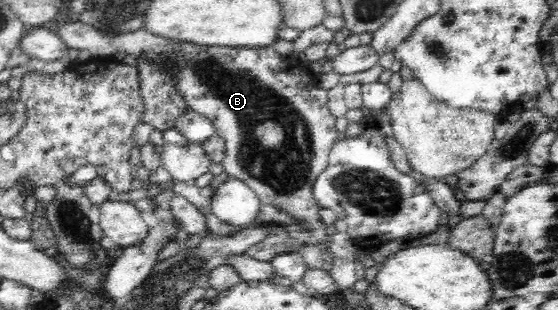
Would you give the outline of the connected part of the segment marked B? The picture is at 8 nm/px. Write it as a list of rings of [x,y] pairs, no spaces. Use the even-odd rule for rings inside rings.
[[[65,20],[64,24],[61,24],[57,28],[56,35],[60,38],[66,48],[75,48],[75,50],[87,49],[91,53],[93,58],[100,57],[111,57],[113,54],[117,56],[122,56],[126,54],[133,54],[136,58],[139,58],[143,53],[149,59],[165,59],[173,69],[175,69],[175,81],[179,85],[179,93],[185,97],[185,101],[189,105],[190,110],[201,114],[208,118],[208,120],[216,127],[217,135],[223,138],[226,143],[226,158],[222,163],[223,170],[227,172],[227,175],[233,179],[237,179],[245,185],[249,186],[255,192],[255,195],[260,199],[261,204],[270,204],[282,212],[286,212],[290,216],[293,216],[295,220],[295,225],[298,230],[306,230],[313,236],[320,244],[325,246],[333,261],[333,268],[331,268],[330,275],[335,282],[338,290],[353,290],[355,288],[355,282],[359,280],[355,275],[355,253],[358,248],[355,246],[353,238],[348,233],[348,231],[338,231],[334,234],[327,234],[325,231],[325,225],[321,222],[321,217],[318,214],[319,208],[317,206],[317,201],[313,198],[313,184],[315,180],[319,177],[319,174],[325,170],[328,166],[328,160],[330,156],[330,151],[333,146],[339,141],[339,134],[336,128],[336,117],[333,116],[329,107],[327,106],[327,90],[320,89],[317,87],[319,84],[319,75],[317,75],[311,67],[308,66],[306,62],[299,61],[293,55],[289,55],[287,58],[279,56],[272,46],[267,46],[267,48],[257,48],[257,50],[250,50],[250,48],[227,48],[223,46],[200,46],[199,44],[180,42],[173,39],[168,39],[163,36],[157,36],[145,29],[137,30],[137,32],[127,32],[127,34],[121,34],[121,36],[107,36],[102,34],[100,30],[96,30],[91,26],[83,24],[81,21]]]

